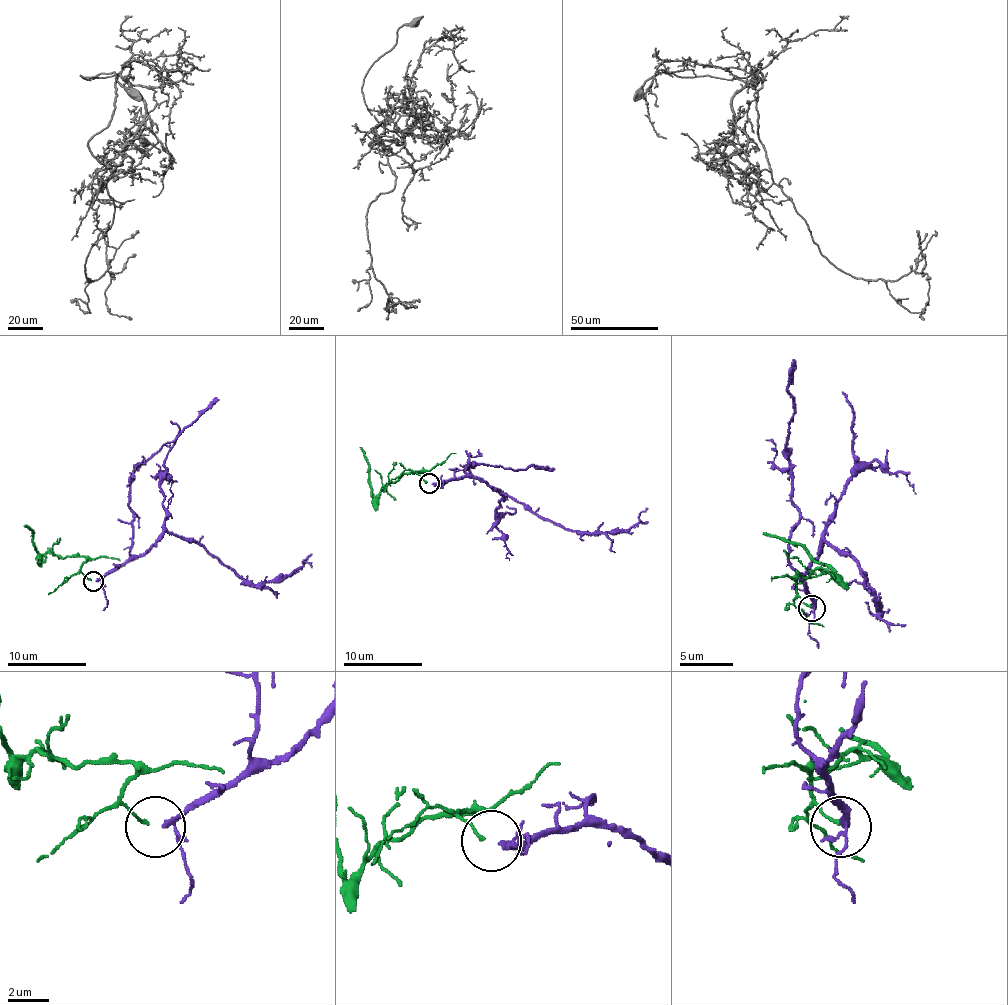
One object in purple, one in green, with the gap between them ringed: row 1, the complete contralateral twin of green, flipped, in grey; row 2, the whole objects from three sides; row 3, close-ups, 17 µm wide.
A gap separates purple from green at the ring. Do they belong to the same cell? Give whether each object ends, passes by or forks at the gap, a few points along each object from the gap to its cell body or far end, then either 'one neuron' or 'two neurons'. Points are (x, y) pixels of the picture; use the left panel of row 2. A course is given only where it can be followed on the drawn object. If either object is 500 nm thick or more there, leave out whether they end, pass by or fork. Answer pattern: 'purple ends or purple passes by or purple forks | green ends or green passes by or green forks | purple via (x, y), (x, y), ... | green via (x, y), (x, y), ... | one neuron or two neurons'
purple passes by | green ends | purple via (95, 581), (143, 555), (165, 533), (192, 537), (256, 585), (279, 583), (303, 565), (303, 561), (311, 567) | green via (91, 581), (81, 571), (83, 557), (38, 551), (34, 533), (24, 525) | two neurons

